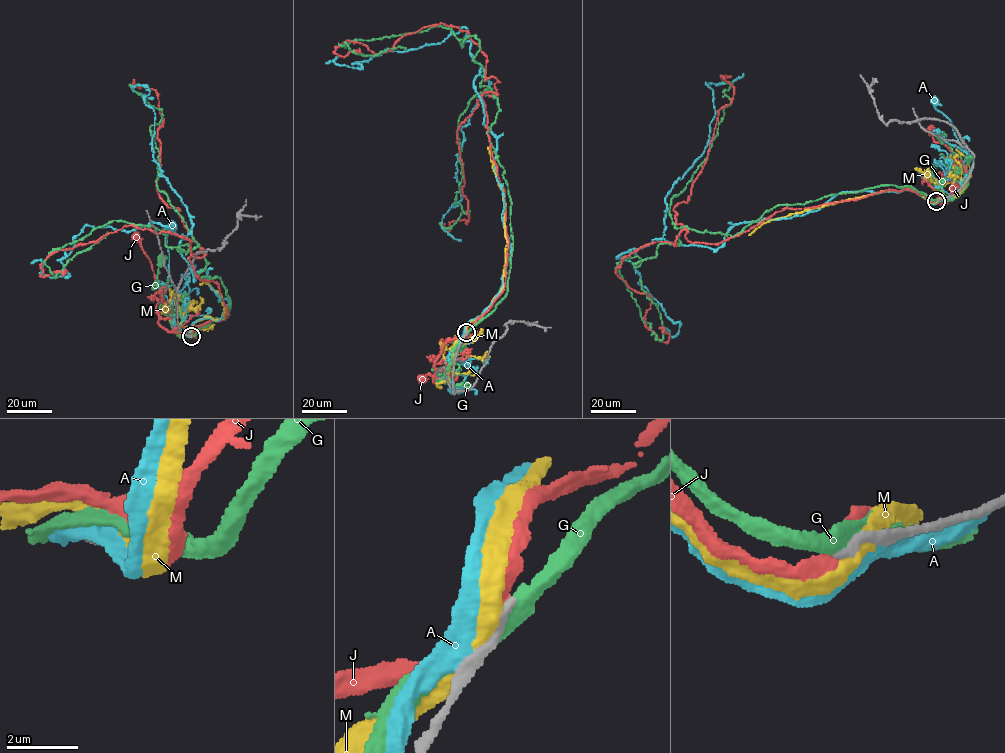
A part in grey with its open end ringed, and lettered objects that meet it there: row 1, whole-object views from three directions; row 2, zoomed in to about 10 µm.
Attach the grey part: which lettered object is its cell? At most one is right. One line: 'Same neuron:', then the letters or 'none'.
Same neuron: none

